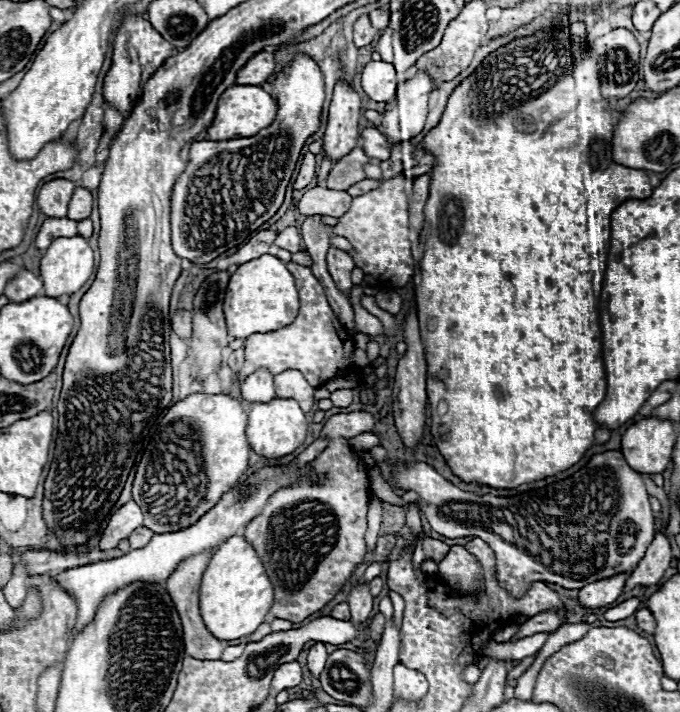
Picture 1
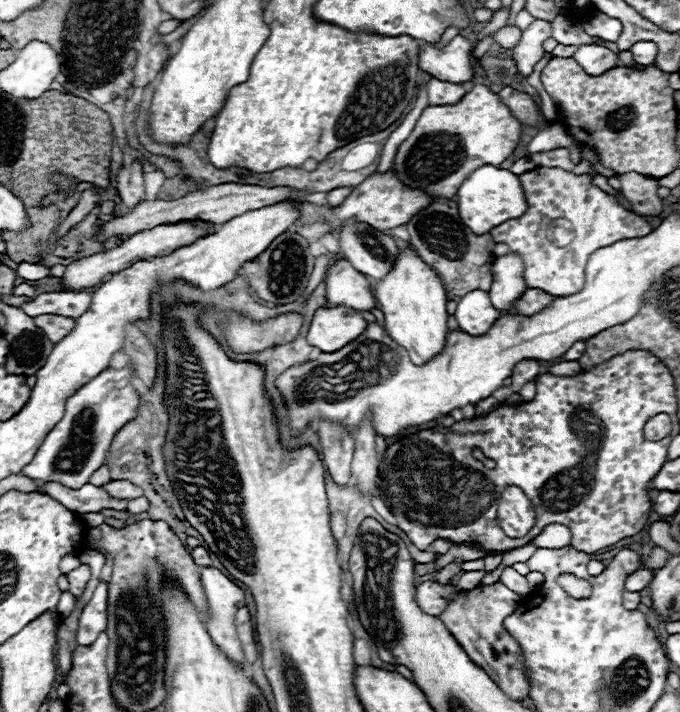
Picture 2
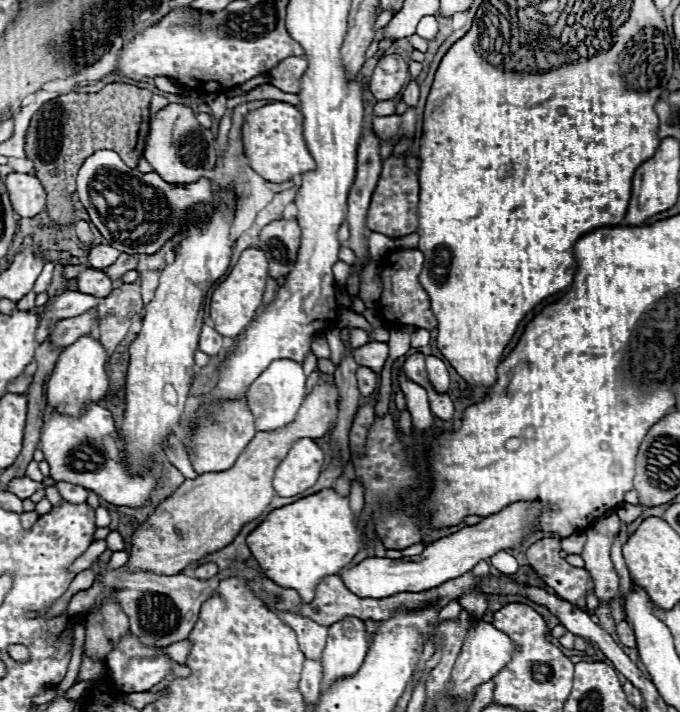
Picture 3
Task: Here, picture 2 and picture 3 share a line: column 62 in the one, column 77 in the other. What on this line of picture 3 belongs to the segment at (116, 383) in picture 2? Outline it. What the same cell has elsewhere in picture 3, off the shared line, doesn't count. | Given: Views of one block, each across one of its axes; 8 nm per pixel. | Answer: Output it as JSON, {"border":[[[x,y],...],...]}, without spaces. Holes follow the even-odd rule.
{"border":[[[90,402],[86,412],[78,418],[52,410],[50,418],[42,426],[40,448],[44,452],[44,460],[50,464],[50,476],[56,482],[78,484],[90,492],[98,492],[100,498],[116,506],[142,506],[152,498],[160,480],[154,472],[134,478],[126,474],[122,464],[122,442],[118,438],[114,418],[110,410],[98,402]]]}

